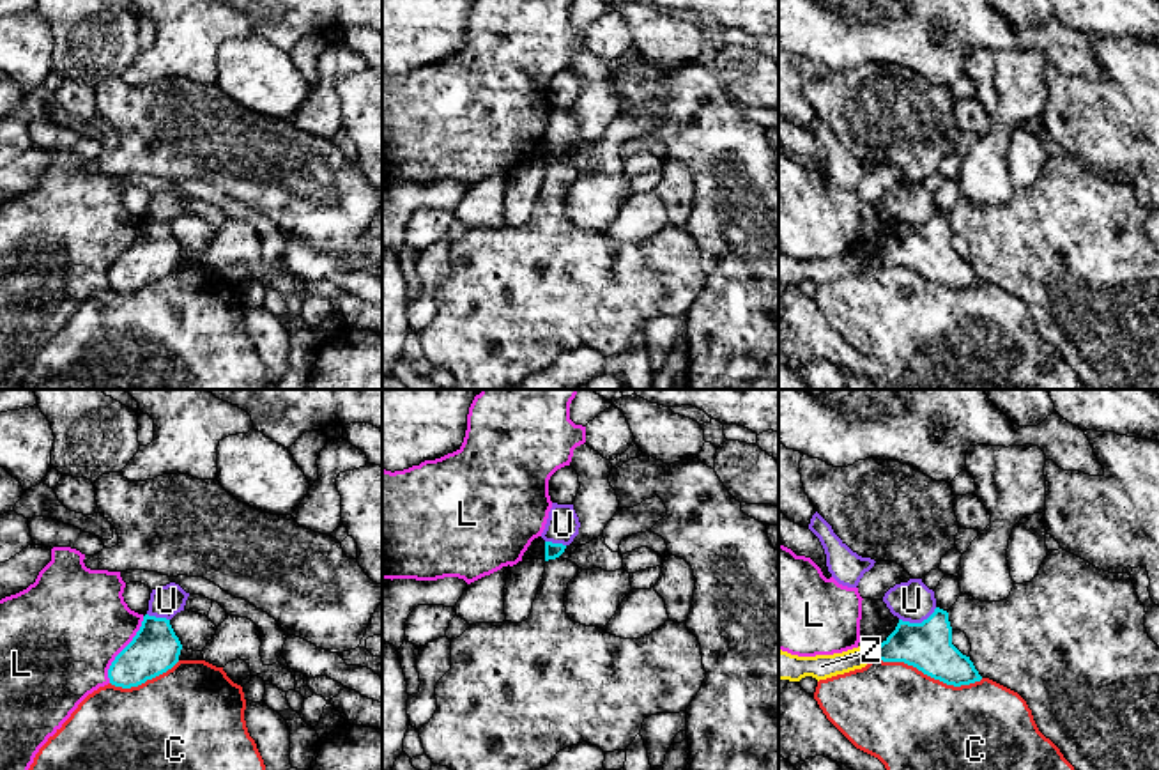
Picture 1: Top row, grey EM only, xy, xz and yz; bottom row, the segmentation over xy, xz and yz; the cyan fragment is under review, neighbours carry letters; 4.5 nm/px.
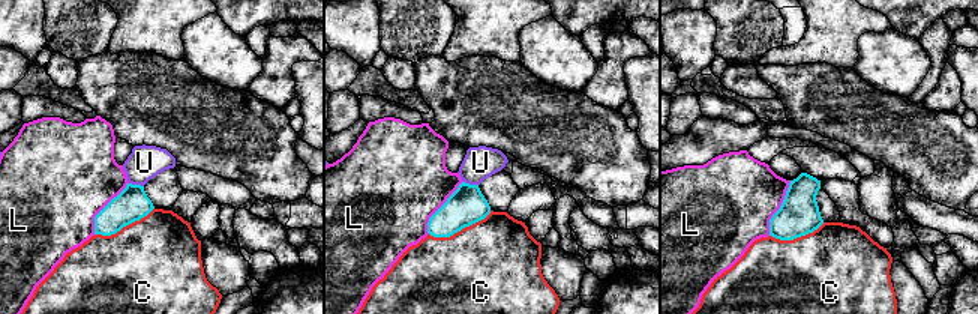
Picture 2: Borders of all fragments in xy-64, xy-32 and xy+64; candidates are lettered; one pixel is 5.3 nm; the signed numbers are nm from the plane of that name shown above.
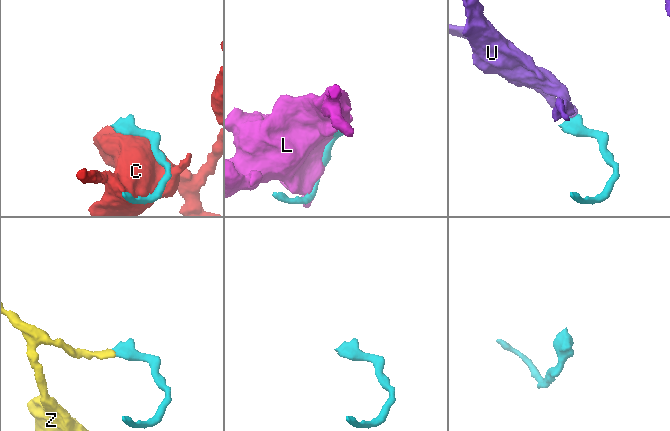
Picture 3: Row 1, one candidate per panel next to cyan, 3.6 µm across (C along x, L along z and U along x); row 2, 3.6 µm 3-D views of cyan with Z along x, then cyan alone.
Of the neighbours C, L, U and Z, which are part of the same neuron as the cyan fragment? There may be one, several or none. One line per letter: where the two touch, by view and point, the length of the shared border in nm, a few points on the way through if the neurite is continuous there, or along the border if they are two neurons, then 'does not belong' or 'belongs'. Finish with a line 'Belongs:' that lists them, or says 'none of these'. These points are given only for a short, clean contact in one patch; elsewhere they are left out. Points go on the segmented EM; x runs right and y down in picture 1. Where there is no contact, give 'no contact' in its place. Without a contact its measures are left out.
C: meets cyan in yz at (928, 675); contact 500 nm long; does not belong
L: meets cyan in xy at (122, 650); contact 340 nm long; does not belong
U: meets cyan in yz at (917, 623); contact 190 nm long; border along yz (936, 608), (921, 622), (899, 620); does not belong
Z: meets cyan in yz at (869, 652); contact 50 nm long; runs through yz (922, 645), (869, 652), (844, 662), (821, 666); belongs
Belongs: Z

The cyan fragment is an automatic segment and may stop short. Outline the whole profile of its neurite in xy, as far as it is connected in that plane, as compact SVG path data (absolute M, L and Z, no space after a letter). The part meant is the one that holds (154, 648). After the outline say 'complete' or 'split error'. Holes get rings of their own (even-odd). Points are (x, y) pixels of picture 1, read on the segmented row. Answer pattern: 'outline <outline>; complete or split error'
outline M145 614L133 641L111 662L110 683L122 689L138 687L172 669L180 650L170 620Z; complete

